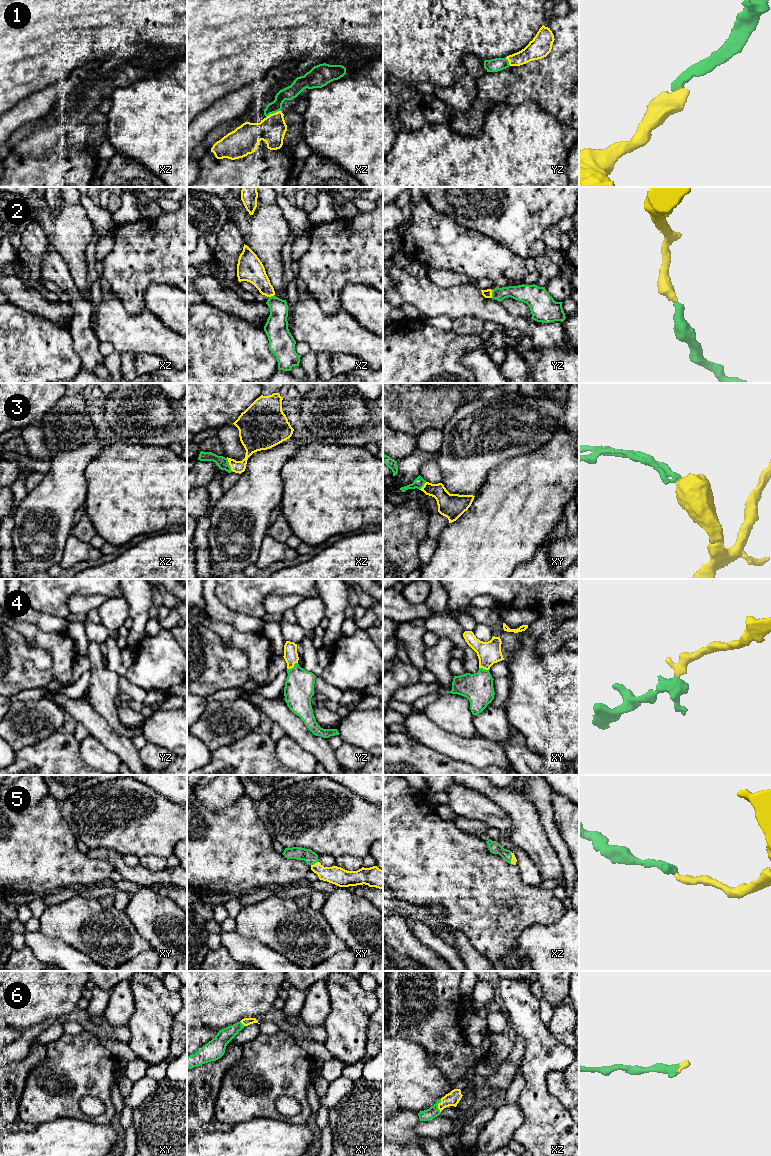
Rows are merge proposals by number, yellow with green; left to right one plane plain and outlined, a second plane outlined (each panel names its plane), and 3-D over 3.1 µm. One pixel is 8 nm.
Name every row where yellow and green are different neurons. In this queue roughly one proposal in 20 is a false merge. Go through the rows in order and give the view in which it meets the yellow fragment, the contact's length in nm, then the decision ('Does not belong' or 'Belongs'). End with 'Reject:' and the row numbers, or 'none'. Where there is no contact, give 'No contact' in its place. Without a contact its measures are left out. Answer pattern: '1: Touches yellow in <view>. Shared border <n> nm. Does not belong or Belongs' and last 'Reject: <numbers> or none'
1: Touches yellow in xz. Shared border 130 nm. Belongs
2: Touches yellow in yz. Shared border 70 nm. Belongs
3: Touches yellow in xz. Shared border 130 nm. Belongs
4: Touches yellow in yz. Shared border 110 nm. Belongs
5: Touches yellow in xy. Shared border 70 nm. Belongs
6: Touches yellow in xz. Shared border 110 nm. Belongs
Reject: none

